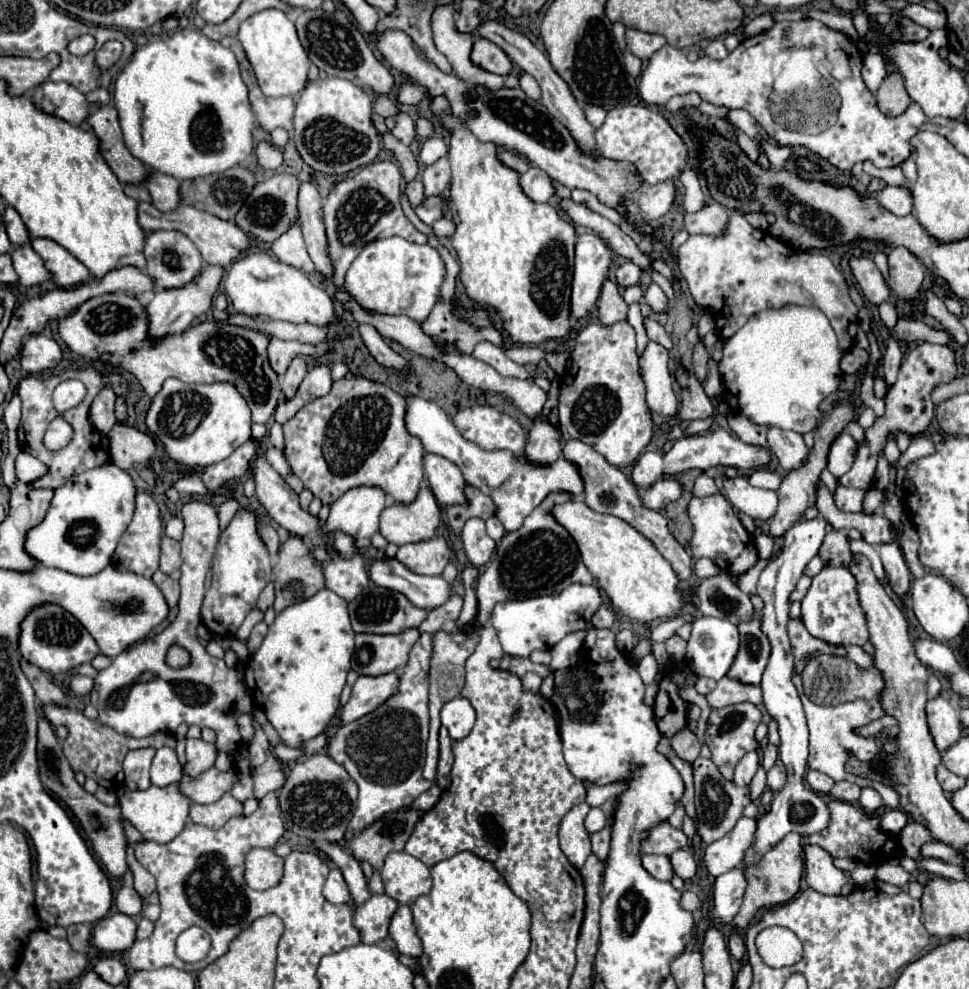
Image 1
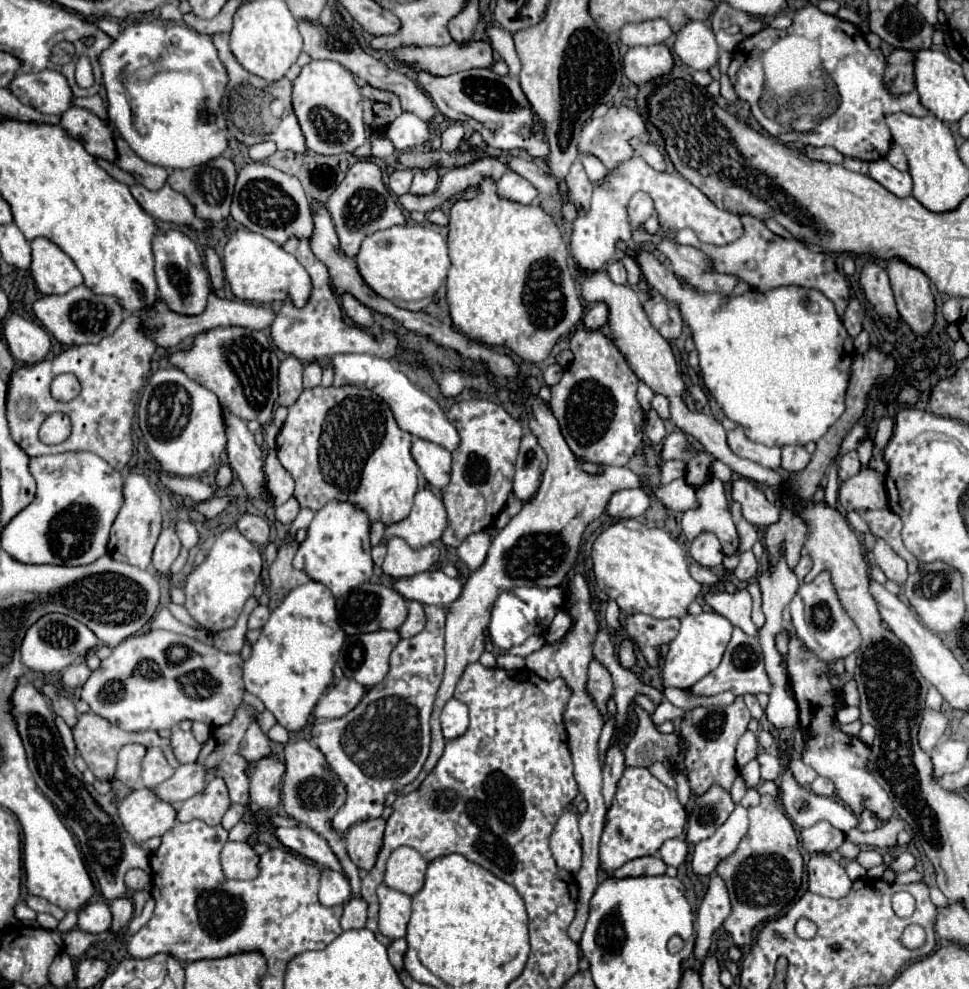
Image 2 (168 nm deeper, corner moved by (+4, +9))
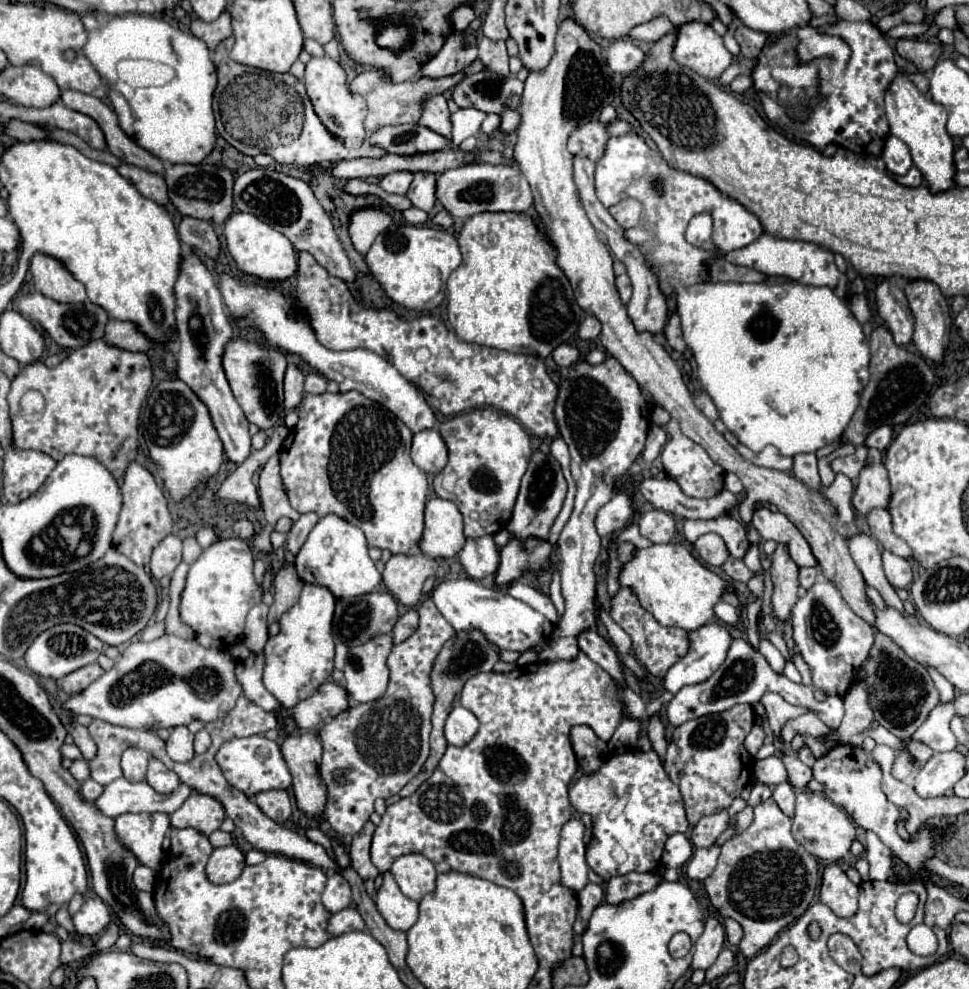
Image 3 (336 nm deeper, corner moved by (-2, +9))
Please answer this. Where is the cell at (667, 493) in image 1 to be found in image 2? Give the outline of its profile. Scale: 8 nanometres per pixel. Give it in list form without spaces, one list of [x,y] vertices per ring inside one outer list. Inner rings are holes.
[[[624,489],[616,491],[608,501],[608,517],[614,521],[636,519],[650,505],[650,493],[646,489]]]

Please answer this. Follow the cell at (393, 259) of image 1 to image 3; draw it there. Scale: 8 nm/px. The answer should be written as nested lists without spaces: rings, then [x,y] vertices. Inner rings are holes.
[[[396,225],[388,227],[384,233],[376,237],[370,251],[366,253],[366,265],[374,279],[382,285],[382,289],[388,293],[388,297],[394,303],[404,305],[406,309],[414,311],[431,311],[438,307],[444,299],[444,285],[450,277],[450,273],[462,263],[462,255],[456,243],[456,237],[450,235],[438,227],[427,227],[425,225]]]

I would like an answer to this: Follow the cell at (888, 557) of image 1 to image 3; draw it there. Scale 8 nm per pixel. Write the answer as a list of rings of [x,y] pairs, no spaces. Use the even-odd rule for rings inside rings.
[[[882,551],[882,565],[888,581],[898,589],[898,587],[908,587],[912,583],[912,567],[908,559],[902,559],[890,551]]]

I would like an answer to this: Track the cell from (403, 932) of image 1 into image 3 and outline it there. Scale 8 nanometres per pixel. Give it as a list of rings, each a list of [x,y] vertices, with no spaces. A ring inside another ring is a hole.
[[[390,873],[384,875],[384,883],[376,895],[376,907],[394,931],[408,931],[418,919],[418,901],[408,899]]]

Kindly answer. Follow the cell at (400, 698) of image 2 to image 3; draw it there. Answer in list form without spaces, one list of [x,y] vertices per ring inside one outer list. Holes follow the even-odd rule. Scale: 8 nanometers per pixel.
[[[424,599],[418,605],[420,625],[414,635],[404,643],[394,645],[388,667],[390,685],[382,699],[374,703],[352,705],[346,713],[334,717],[320,729],[320,741],[324,747],[320,775],[328,787],[328,805],[324,811],[332,829],[346,837],[356,835],[374,813],[374,801],[378,797],[396,795],[408,781],[416,777],[430,753],[430,715],[434,709],[434,693],[430,687],[430,673],[442,645],[456,633],[454,627],[442,617],[432,599]],[[334,771],[344,771],[348,783],[338,783]]]

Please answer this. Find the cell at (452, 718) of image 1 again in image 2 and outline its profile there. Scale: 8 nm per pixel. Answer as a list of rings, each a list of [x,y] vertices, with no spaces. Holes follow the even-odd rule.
[[[450,699],[442,709],[440,723],[442,723],[442,735],[446,741],[464,735],[464,731],[468,729],[468,707],[458,699]]]

